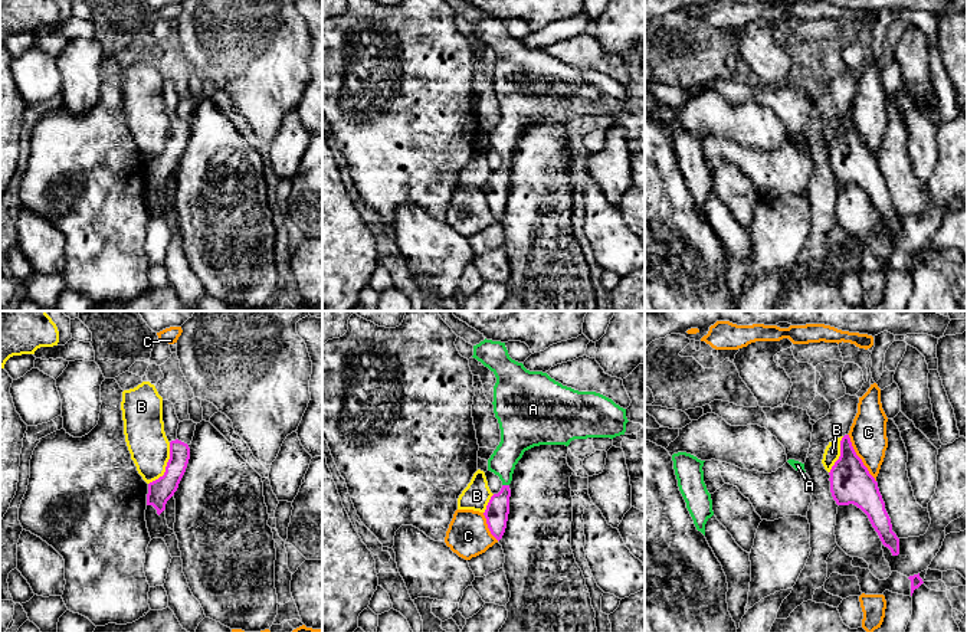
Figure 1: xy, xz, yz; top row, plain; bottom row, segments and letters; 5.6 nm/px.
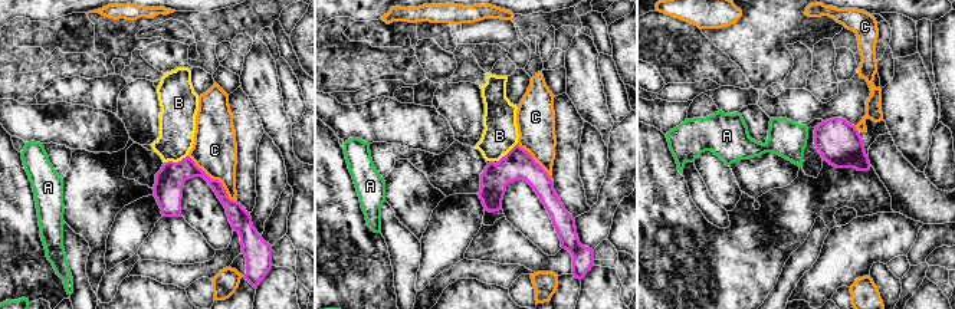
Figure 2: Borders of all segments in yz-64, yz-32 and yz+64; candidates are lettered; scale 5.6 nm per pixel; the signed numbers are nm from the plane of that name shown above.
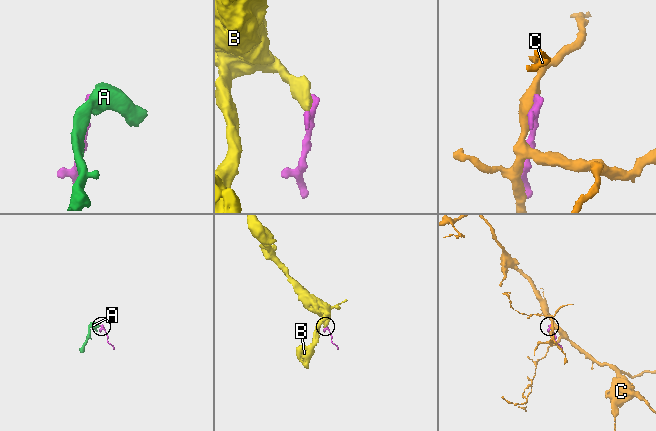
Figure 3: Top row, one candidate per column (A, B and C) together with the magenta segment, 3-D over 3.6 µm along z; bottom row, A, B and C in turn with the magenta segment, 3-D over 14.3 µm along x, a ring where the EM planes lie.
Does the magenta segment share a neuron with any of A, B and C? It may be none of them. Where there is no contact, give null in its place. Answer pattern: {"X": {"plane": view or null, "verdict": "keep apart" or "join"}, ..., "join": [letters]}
{"A": {"plane": "xz", "verdict": "join"}, "B": {"plane": "xy", "verdict": "keep apart"}, "C": {"plane": "yz", "verdict": "keep apart"}, "join": ["A"]}

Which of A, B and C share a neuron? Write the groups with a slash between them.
A / B / C

